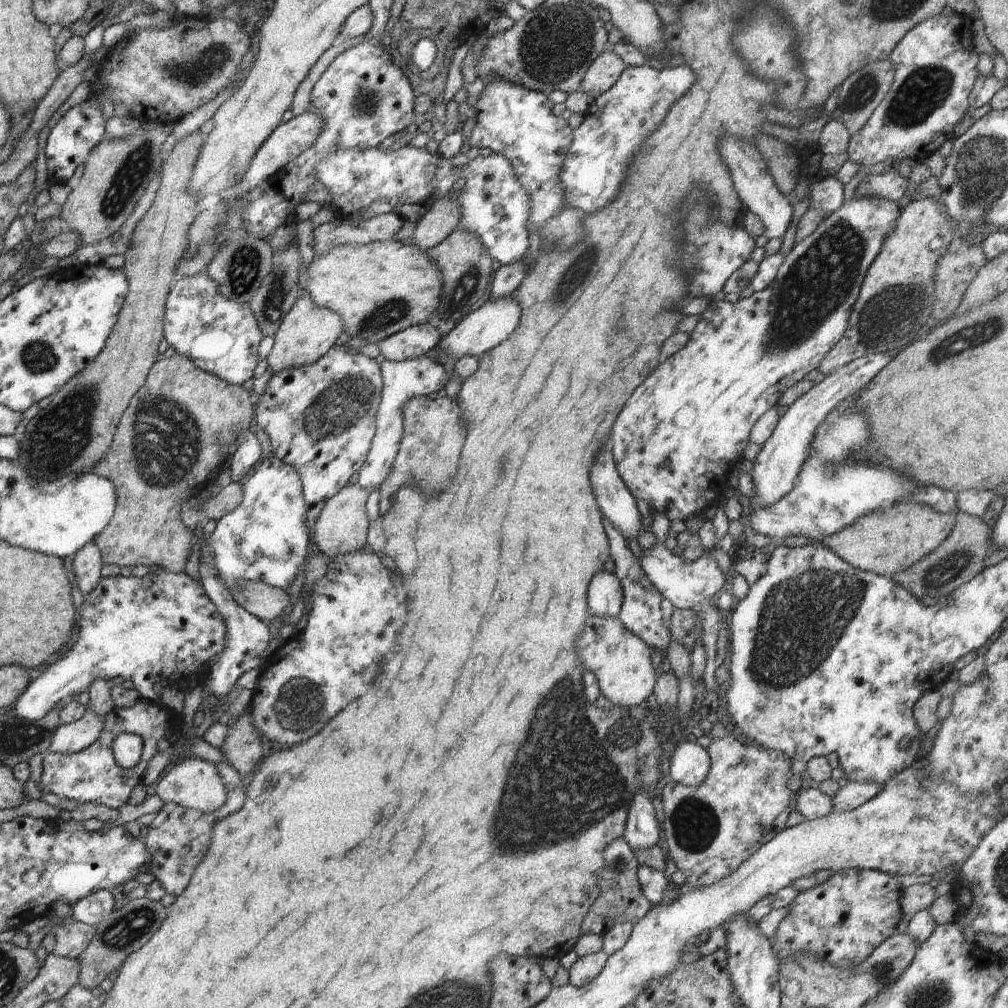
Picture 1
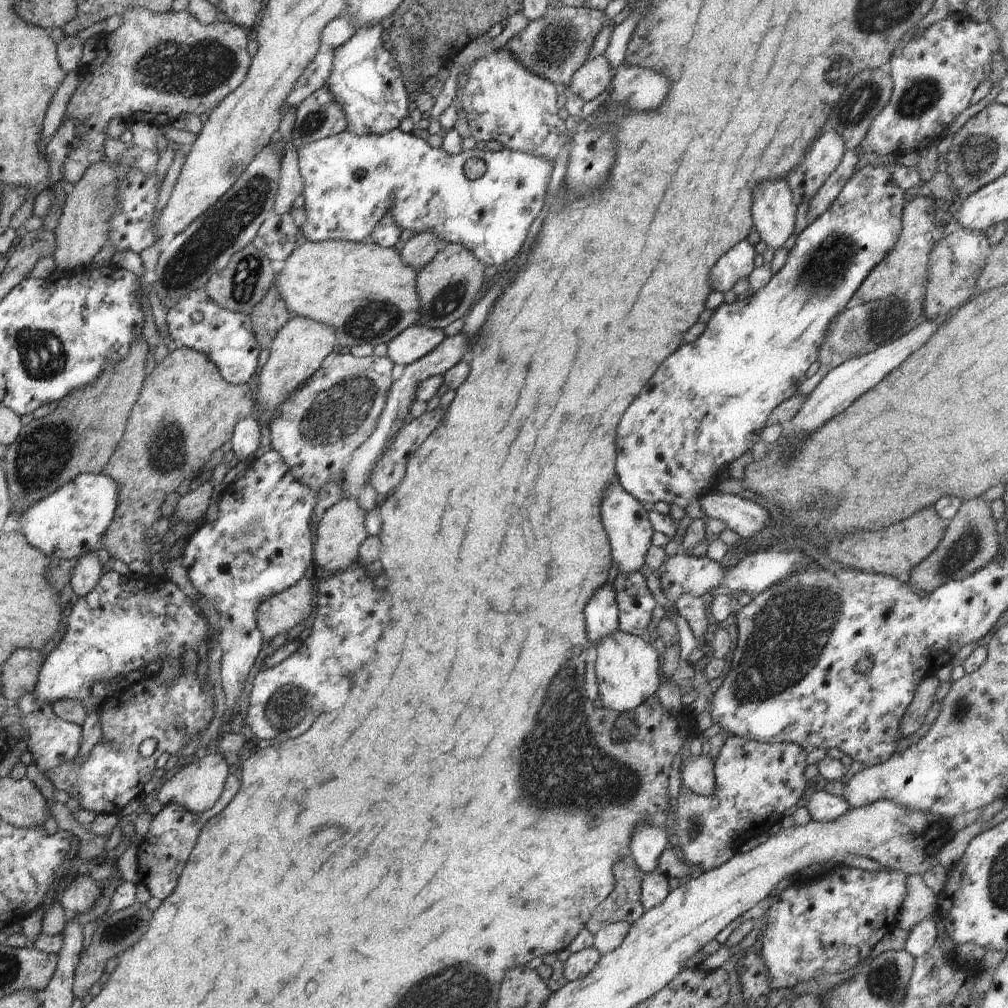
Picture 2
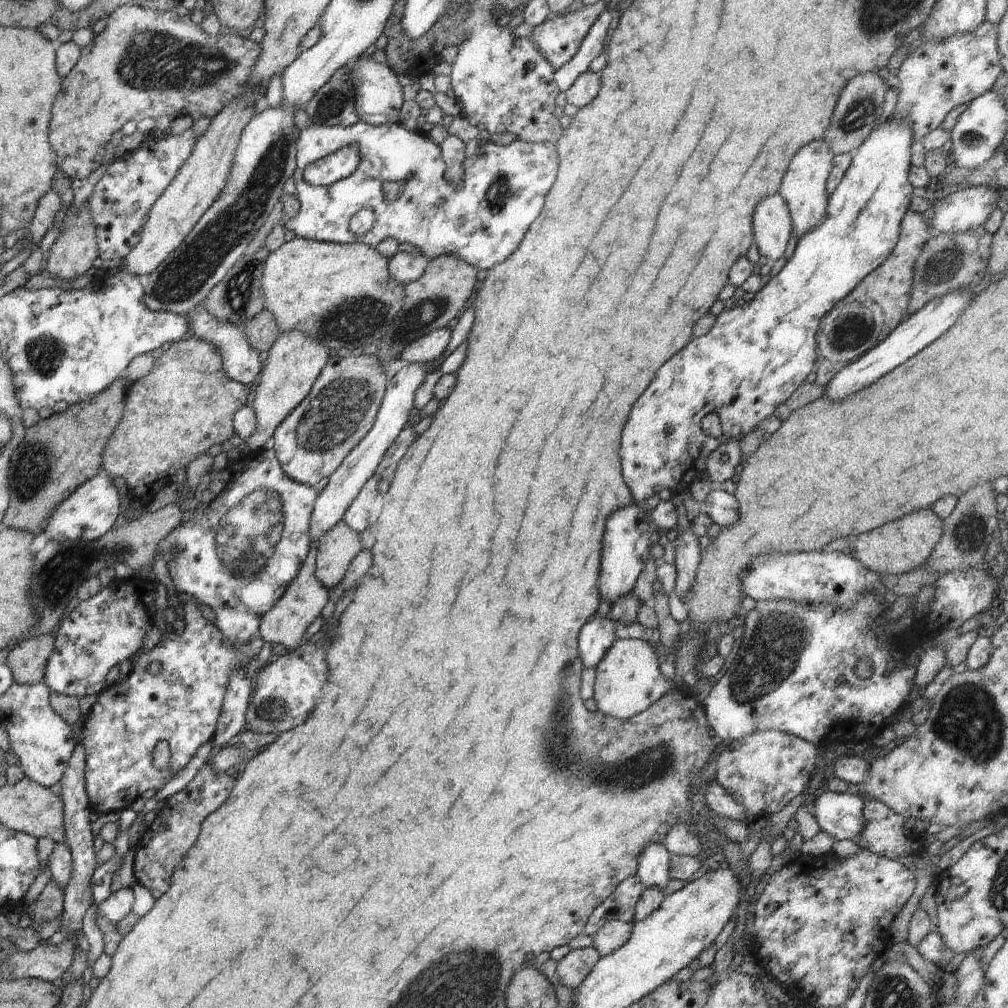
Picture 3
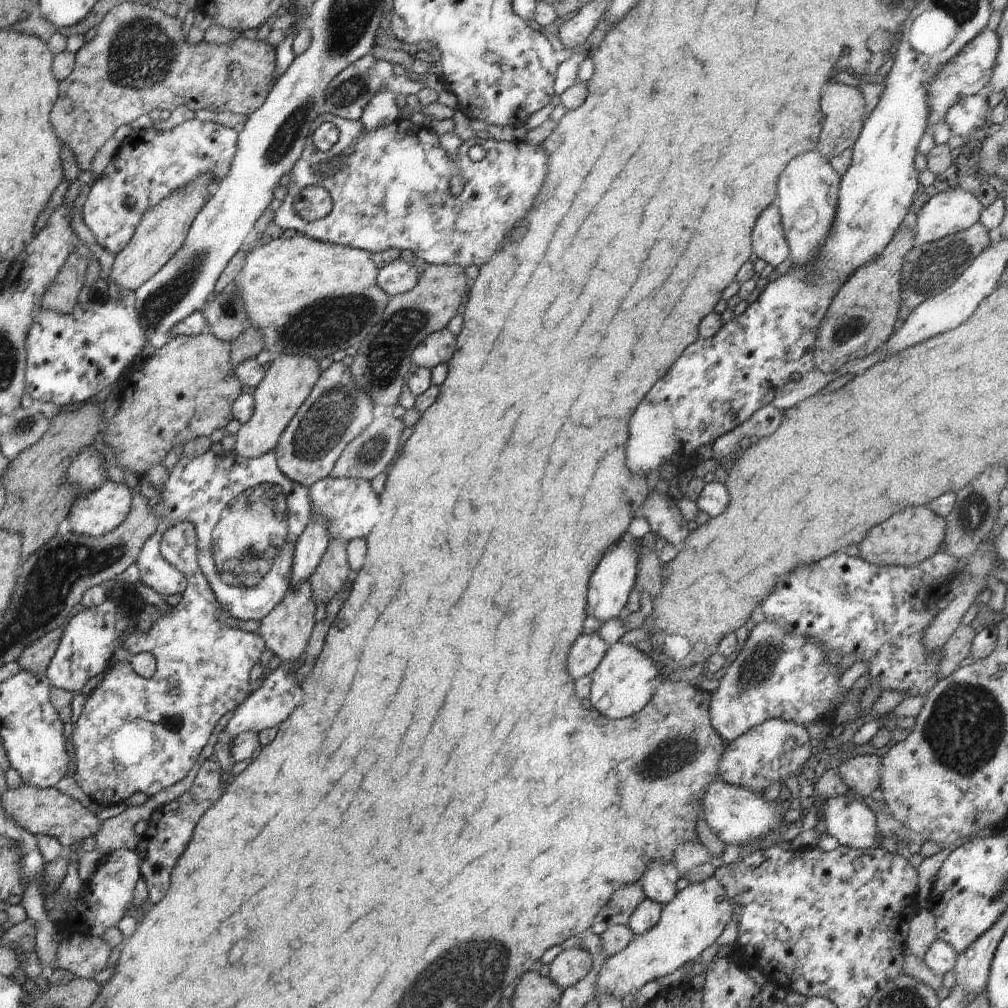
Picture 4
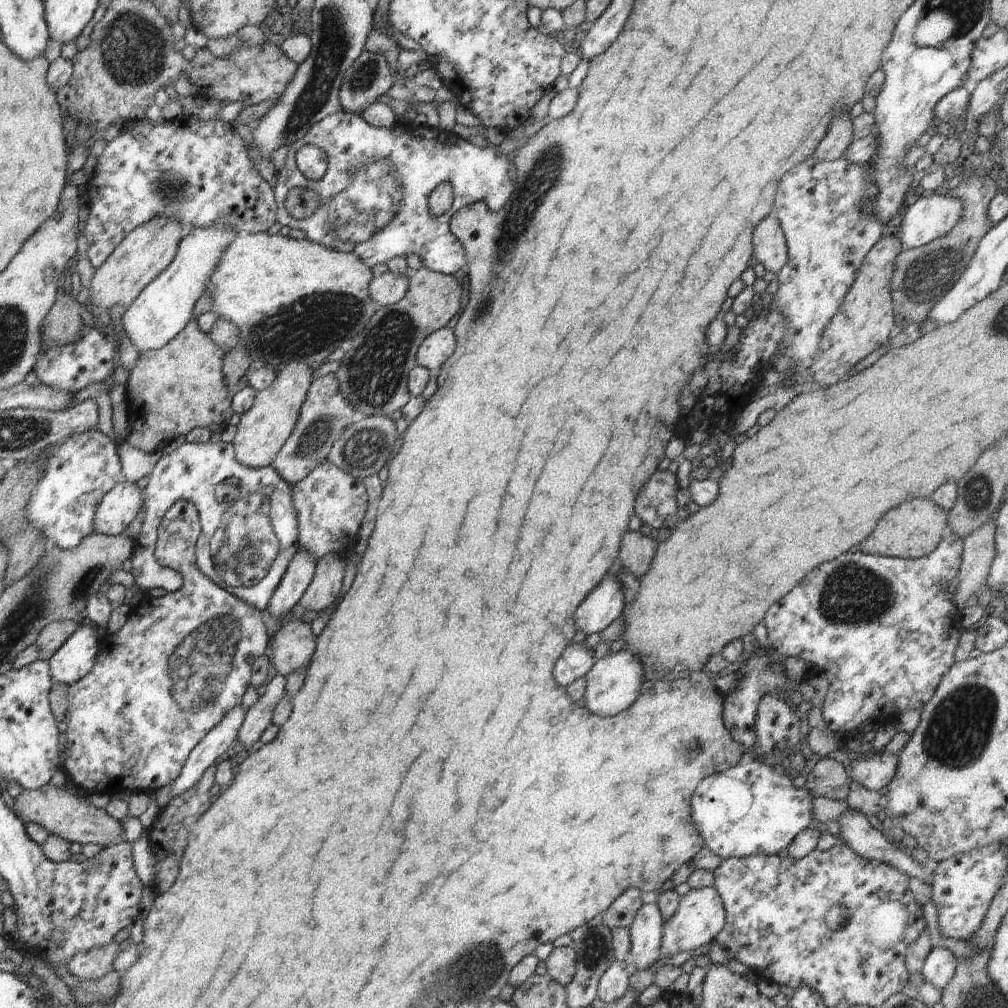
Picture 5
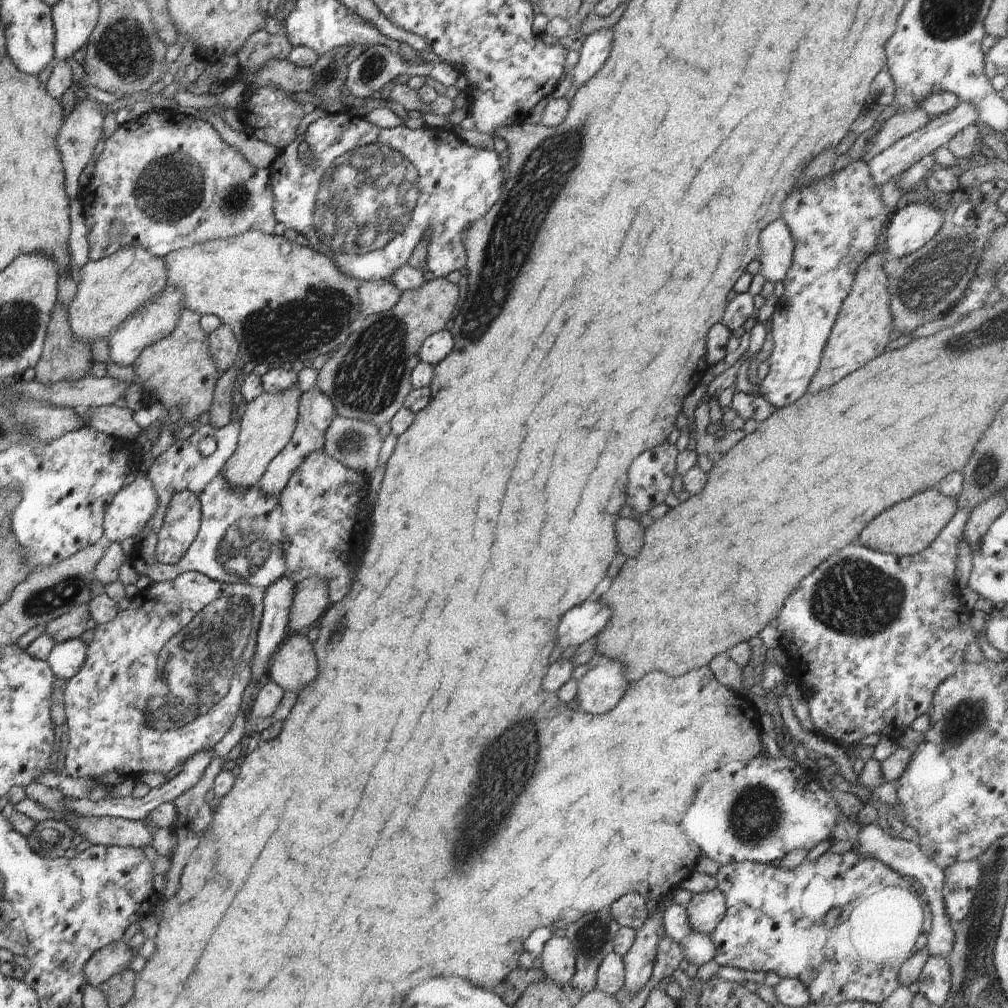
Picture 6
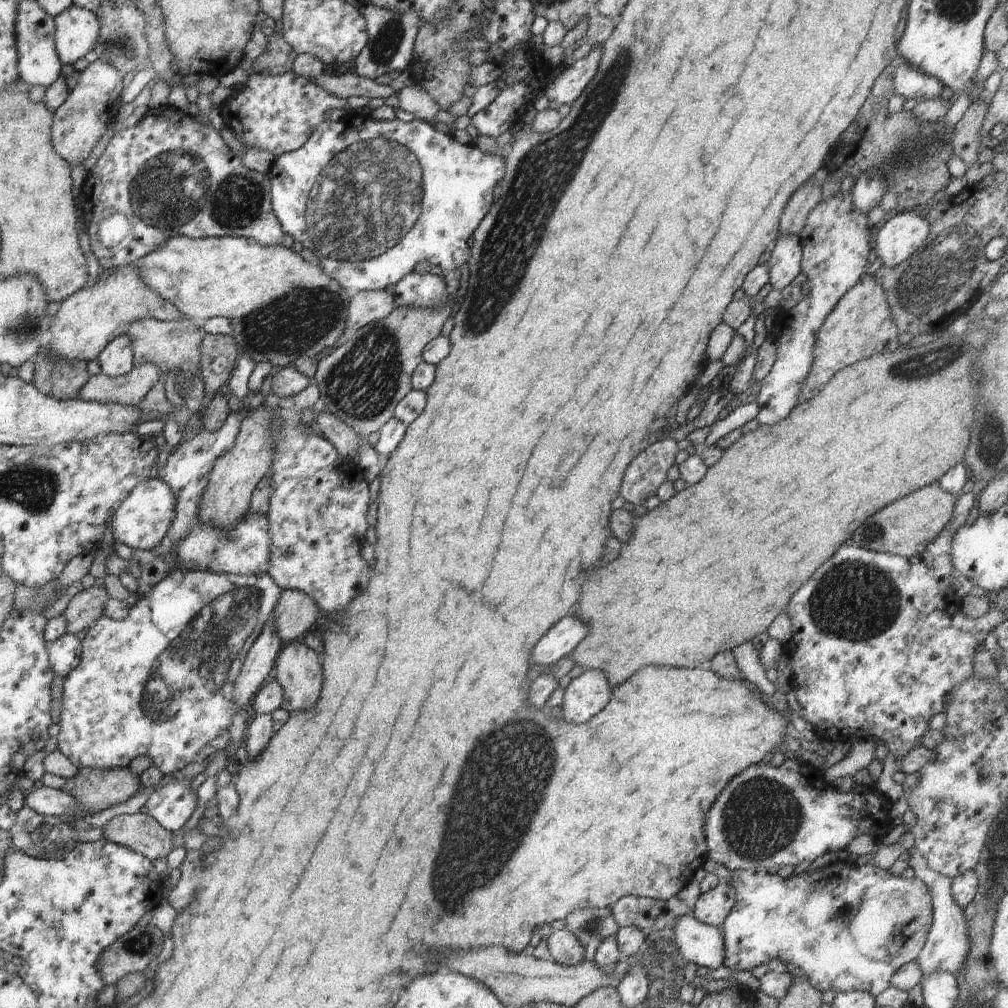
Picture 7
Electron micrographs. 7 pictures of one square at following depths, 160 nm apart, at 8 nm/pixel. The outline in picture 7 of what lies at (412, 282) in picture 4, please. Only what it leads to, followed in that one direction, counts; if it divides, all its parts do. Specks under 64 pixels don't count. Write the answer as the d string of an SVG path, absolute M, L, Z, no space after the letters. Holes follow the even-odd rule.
M380 289L377 291L360 291L355 294L351 294L347 310L348 316L346 328L357 330L358 328L362 328L371 322L382 320L383 318L386 318L395 308L394 294L388 293L386 289Z

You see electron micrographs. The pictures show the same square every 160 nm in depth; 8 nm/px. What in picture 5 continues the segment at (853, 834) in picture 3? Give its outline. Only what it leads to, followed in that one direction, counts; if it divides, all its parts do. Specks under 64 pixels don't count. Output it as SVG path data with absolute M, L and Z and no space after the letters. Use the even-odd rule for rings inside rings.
M849 808L837 821L840 824L839 842L846 843L858 856L885 862L909 877L916 876L931 884L933 874L924 868L925 864L919 864L895 847L867 821L864 813Z

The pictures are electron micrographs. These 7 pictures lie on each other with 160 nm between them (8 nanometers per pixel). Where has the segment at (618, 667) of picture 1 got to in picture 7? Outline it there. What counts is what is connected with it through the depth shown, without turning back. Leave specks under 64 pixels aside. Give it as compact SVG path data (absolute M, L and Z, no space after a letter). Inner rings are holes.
M585 669L565 688L561 704L564 720L576 724L588 722L608 704L611 690L601 670Z

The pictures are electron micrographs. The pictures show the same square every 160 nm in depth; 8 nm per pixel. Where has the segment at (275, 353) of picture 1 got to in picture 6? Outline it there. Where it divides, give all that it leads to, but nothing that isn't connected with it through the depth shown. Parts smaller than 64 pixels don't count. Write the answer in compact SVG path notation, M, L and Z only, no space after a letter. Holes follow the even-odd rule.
M294 383L290 388L274 394L264 391L247 402L241 411L236 450L223 468L224 476L233 489L247 489L258 485L269 462L290 442L296 430L300 397L301 390L298 383Z

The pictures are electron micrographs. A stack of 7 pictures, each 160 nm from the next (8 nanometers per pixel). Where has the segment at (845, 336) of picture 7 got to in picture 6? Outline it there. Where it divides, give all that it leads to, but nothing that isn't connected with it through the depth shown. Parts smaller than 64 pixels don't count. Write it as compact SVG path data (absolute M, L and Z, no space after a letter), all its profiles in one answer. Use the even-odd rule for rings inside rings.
M874 251L858 267L850 294L846 296L828 335L821 354L820 366L811 378L808 393L826 390L834 383L840 382L847 374L874 360L884 352L886 345L896 335L891 313L888 277L883 269L886 258L885 251Z

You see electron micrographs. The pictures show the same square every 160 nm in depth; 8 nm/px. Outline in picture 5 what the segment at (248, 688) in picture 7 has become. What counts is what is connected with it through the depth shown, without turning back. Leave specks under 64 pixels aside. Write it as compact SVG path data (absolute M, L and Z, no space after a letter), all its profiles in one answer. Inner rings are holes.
M298 549L288 565L278 588L270 597L266 613L274 618L285 617L290 611L298 609L299 600L312 582L317 560L306 549Z

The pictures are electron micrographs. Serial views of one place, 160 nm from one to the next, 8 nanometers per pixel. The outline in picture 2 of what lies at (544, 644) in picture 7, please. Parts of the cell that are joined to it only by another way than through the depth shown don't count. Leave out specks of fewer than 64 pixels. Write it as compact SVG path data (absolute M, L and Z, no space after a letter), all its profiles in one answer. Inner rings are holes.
M616 480L604 490L602 496L602 522L610 540L613 564L616 564L618 573L630 574L642 571L644 556L652 544L654 529L649 521L649 512L644 509L644 504L626 492Z

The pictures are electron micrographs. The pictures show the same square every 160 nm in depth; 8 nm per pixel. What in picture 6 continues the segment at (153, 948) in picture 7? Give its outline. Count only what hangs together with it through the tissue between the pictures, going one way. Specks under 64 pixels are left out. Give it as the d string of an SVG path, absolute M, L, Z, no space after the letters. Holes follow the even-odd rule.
M121 939L105 946L104 949L94 952L84 965L85 979L88 984L97 988L99 984L128 968L130 958L136 953L136 950L129 948L128 942Z

